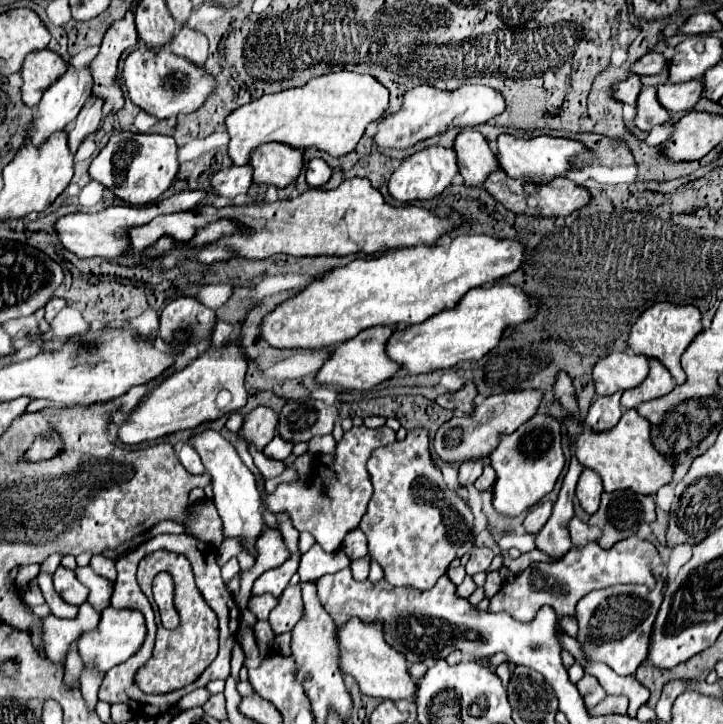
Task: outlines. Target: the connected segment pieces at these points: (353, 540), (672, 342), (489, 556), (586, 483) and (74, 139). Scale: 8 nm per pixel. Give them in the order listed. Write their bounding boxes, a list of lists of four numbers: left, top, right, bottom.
[[341,529,367,561],[629,303,703,385],[465,549,493,575],[577,469,603,515],[69,95,103,153]]

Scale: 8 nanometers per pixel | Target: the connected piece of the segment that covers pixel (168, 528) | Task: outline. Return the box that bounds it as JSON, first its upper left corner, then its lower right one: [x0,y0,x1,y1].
[150,520,185,537]

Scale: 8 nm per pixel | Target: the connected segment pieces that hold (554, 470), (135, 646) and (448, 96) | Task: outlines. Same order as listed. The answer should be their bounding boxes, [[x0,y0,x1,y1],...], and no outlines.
[[489,415,565,515],[79,607,145,671],[373,85,505,149]]

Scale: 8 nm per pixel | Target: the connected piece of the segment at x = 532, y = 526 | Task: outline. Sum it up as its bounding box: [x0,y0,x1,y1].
[523,503,553,533]

